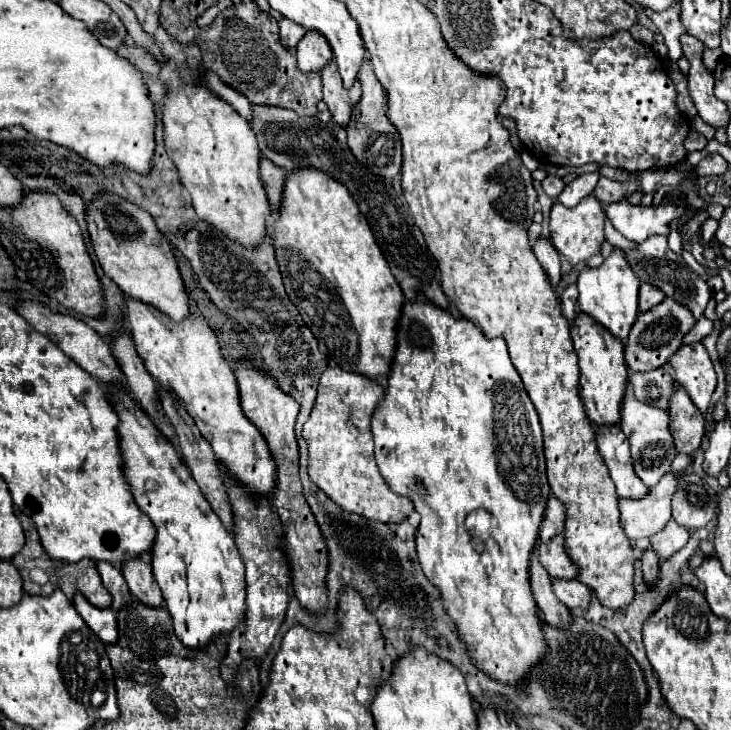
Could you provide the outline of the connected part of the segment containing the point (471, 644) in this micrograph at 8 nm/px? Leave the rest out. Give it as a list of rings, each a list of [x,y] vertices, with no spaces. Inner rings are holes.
[[[417,294],[415,300],[407,300],[403,302],[399,320],[397,320],[397,348],[393,354],[393,362],[389,366],[389,376],[387,376],[387,388],[385,388],[385,396],[381,402],[377,402],[377,408],[373,412],[371,418],[371,428],[373,428],[373,438],[375,438],[375,460],[379,466],[381,476],[385,478],[385,482],[391,486],[393,492],[411,498],[411,502],[415,504],[415,510],[421,514],[421,524],[417,528],[417,554],[419,554],[419,562],[421,568],[425,572],[425,576],[429,580],[435,582],[435,586],[441,590],[443,596],[443,606],[449,612],[449,616],[453,618],[453,622],[457,624],[457,630],[461,634],[461,638],[465,640],[467,648],[469,648],[469,656],[473,658],[473,662],[487,672],[489,676],[493,676],[495,680],[513,684],[513,686],[521,686],[523,676],[529,672],[529,666],[537,664],[535,660],[545,654],[545,640],[541,634],[541,620],[537,618],[537,606],[531,594],[531,586],[529,586],[529,556],[533,552],[533,544],[537,538],[537,528],[541,524],[541,516],[545,510],[545,502],[551,494],[549,484],[547,484],[547,476],[545,476],[545,458],[543,458],[543,440],[541,440],[541,430],[539,430],[539,418],[535,412],[535,406],[531,402],[531,398],[527,396],[521,376],[515,370],[515,366],[511,364],[511,358],[507,354],[507,344],[503,338],[485,338],[485,334],[477,328],[477,324],[473,324],[467,318],[455,318],[451,316],[447,310],[437,308],[433,302],[429,302],[425,296]],[[483,508],[491,515],[491,533],[484,542],[484,550],[481,554],[477,554],[471,546],[471,536],[465,530],[465,518],[469,512]]]

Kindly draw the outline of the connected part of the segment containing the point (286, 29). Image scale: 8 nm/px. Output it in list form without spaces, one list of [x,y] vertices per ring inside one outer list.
[[[283,18],[279,22],[279,28],[281,28],[281,44],[285,44],[287,48],[295,48],[297,42],[303,38],[303,34],[307,32],[301,24],[293,22],[293,20],[287,20]]]

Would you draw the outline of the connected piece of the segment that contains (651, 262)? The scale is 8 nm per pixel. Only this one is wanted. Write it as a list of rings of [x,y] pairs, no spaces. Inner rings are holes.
[[[649,238],[649,240],[645,240],[641,246],[637,246],[635,252],[631,252],[627,256],[627,260],[629,260],[629,264],[633,264],[633,270],[641,280],[657,286],[659,290],[665,292],[667,298],[673,298],[675,302],[687,306],[695,318],[701,318],[701,314],[707,306],[707,300],[711,298],[711,288],[707,286],[707,282],[699,274],[695,274],[683,262],[681,256],[671,252],[671,248],[667,246],[667,238]]]

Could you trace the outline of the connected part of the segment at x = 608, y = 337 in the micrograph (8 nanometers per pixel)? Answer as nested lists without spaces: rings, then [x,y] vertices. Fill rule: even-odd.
[[[577,314],[571,322],[571,338],[579,356],[579,396],[585,404],[585,412],[595,426],[615,426],[619,422],[619,406],[627,382],[627,366],[623,360],[623,344],[617,336],[609,334],[603,326],[597,326],[593,318]]]

